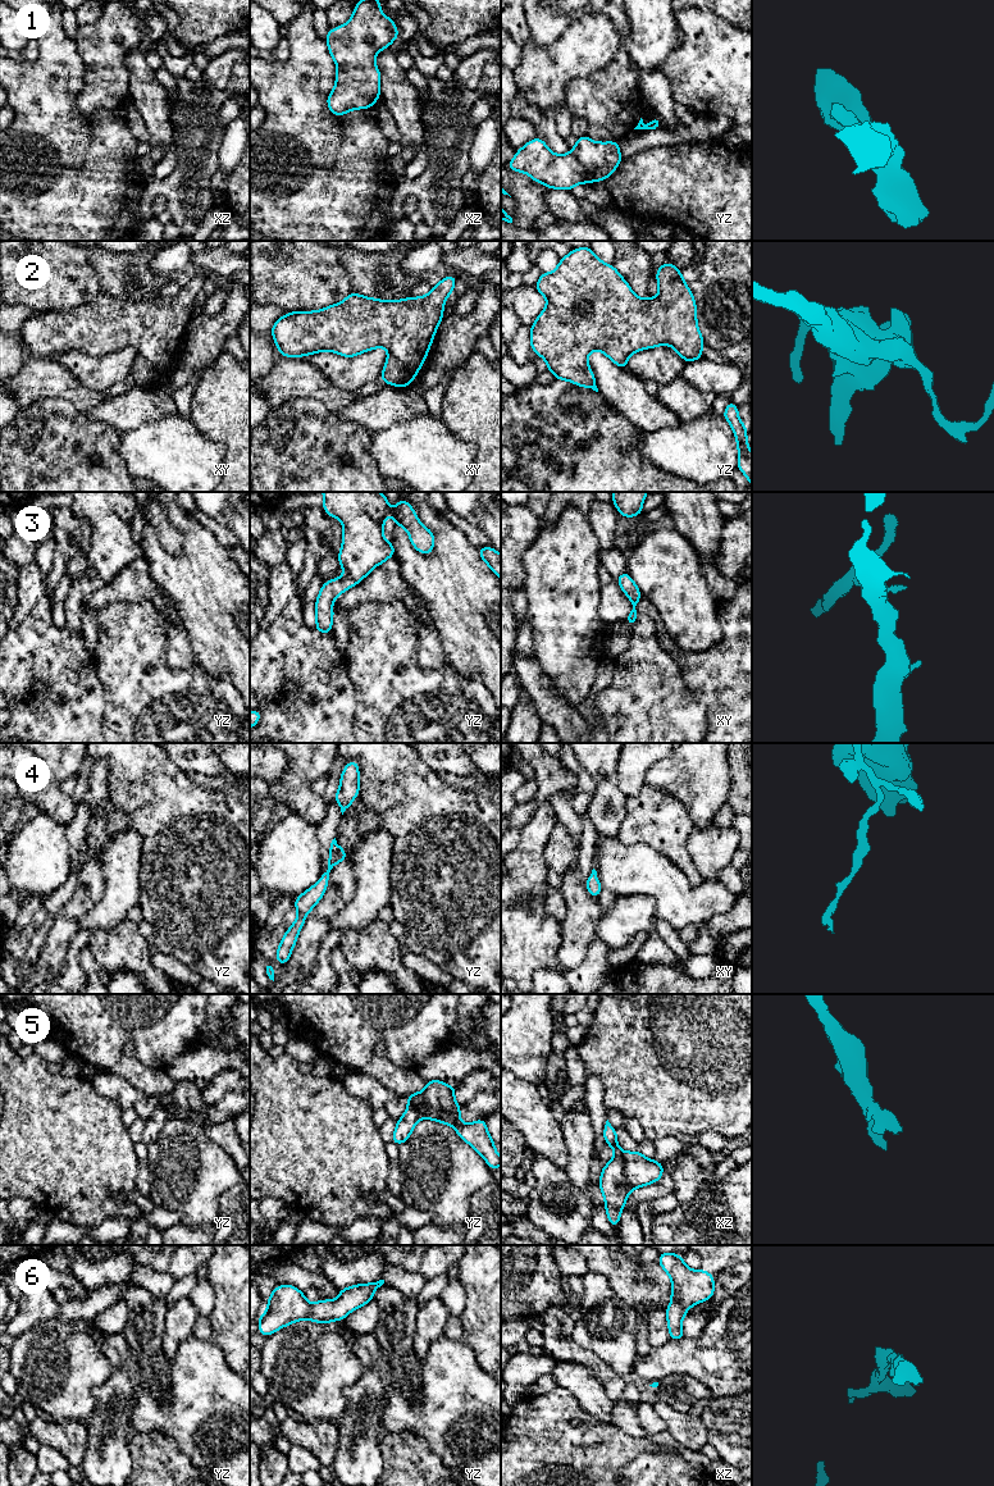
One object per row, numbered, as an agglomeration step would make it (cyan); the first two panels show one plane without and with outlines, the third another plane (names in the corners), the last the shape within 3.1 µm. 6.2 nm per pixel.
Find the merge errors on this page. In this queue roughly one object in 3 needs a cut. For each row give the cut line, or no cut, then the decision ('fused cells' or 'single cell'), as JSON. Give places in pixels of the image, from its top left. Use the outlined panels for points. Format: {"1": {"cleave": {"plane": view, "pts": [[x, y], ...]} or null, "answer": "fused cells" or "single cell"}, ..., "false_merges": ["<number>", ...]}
{"1": {"cleave": null, "answer": "single cell"}, "2": {"cleave": null, "answer": "single cell"}, "3": {"cleave": null, "answer": "single cell"}, "4": {"cleave": null, "answer": "single cell"}, "5": {"cleave": {"plane": "yz", "pts": [[409, 1104], [447, 1110], [455, 1115], [457, 1122]]}, "answer": "fused cells"}, "6": {"cleave": null, "answer": "single cell"}, "false_merges": ["5"]}

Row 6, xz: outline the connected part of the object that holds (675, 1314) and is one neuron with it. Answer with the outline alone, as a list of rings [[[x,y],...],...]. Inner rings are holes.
[[[660,1253],[658,1264],[671,1277],[671,1302],[665,1309],[671,1340],[683,1340],[681,1322],[687,1310],[715,1293],[715,1278],[705,1271],[688,1268],[680,1254]]]

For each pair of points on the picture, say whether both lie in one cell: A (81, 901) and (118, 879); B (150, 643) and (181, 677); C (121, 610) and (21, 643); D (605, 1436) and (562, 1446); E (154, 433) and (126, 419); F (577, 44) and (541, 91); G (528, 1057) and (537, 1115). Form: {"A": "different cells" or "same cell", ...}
{"A": "different cells", "B": "same cell", "C": "different cells", "D": "same cell", "E": "different cells", "F": "same cell", "G": "different cells"}

